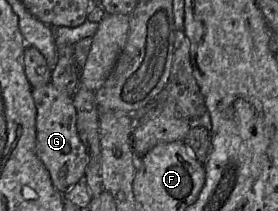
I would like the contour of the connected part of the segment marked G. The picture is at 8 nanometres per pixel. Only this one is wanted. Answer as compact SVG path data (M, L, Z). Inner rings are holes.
M51 82L32 88L32 96L36 107L36 154L49 172L54 187L63 194L85 179L87 167L87 152L78 135L73 97L59 91Z

